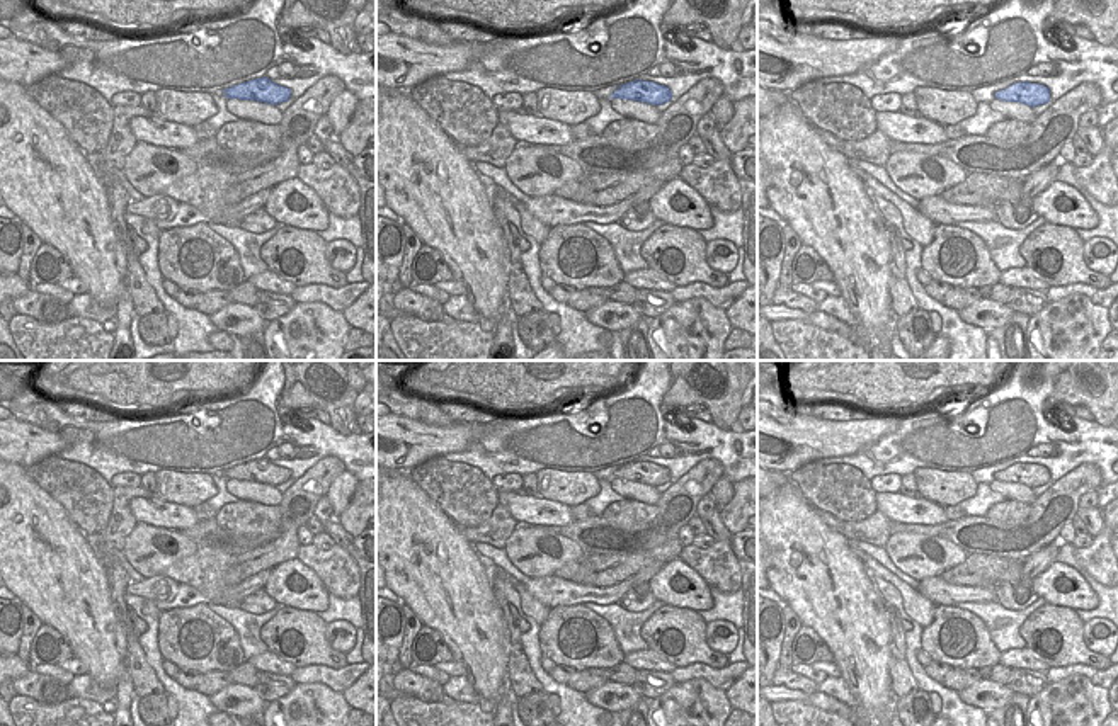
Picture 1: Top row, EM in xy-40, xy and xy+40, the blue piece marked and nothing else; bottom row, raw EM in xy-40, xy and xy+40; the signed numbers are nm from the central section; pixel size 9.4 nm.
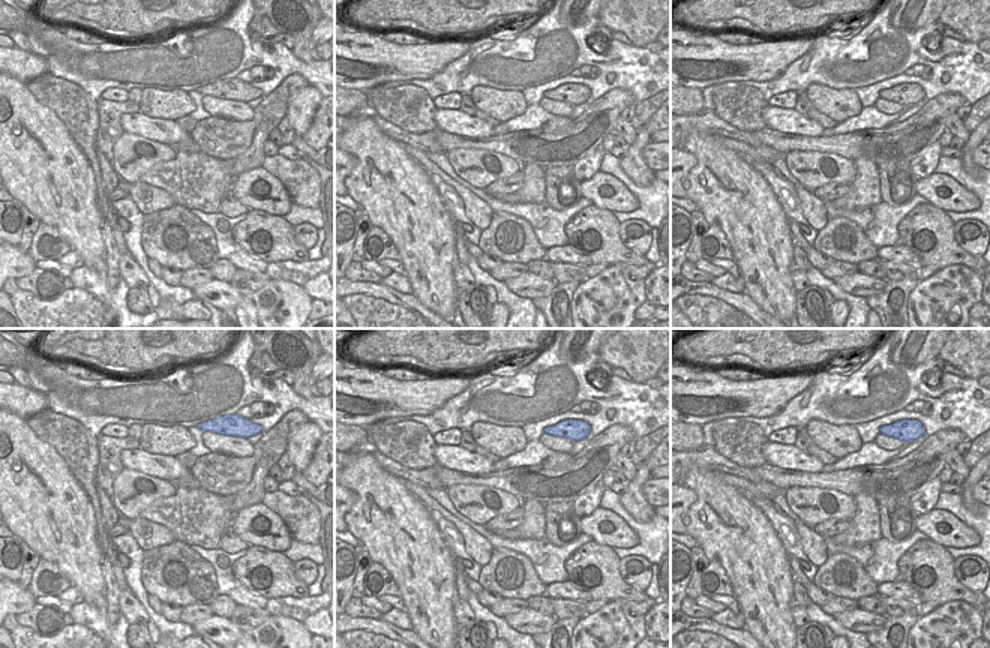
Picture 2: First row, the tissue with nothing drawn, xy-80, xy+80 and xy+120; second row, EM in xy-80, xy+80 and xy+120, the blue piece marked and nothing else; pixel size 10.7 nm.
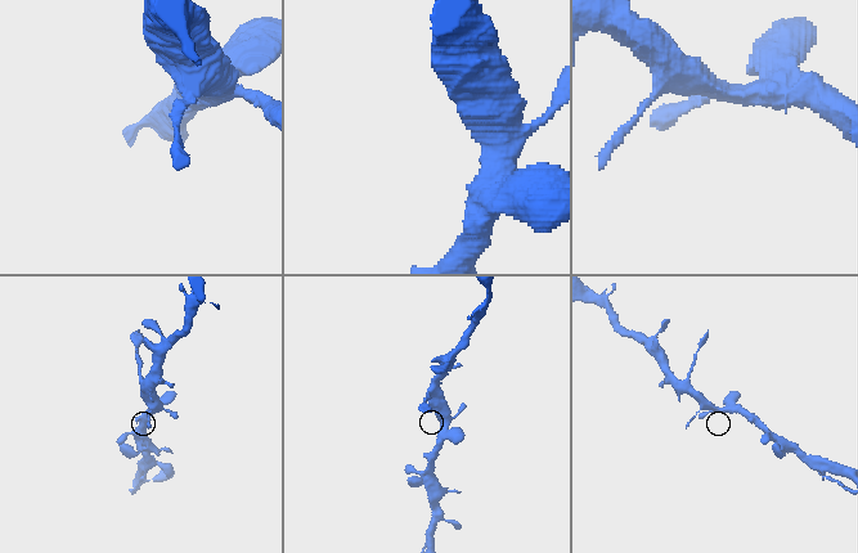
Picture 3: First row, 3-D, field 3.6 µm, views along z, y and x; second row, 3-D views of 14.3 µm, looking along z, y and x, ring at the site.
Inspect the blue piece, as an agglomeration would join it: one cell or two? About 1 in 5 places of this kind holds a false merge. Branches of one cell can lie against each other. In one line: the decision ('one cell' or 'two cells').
one cell

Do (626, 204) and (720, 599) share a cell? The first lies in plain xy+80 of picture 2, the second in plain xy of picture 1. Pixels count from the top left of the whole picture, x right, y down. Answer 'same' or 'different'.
different

